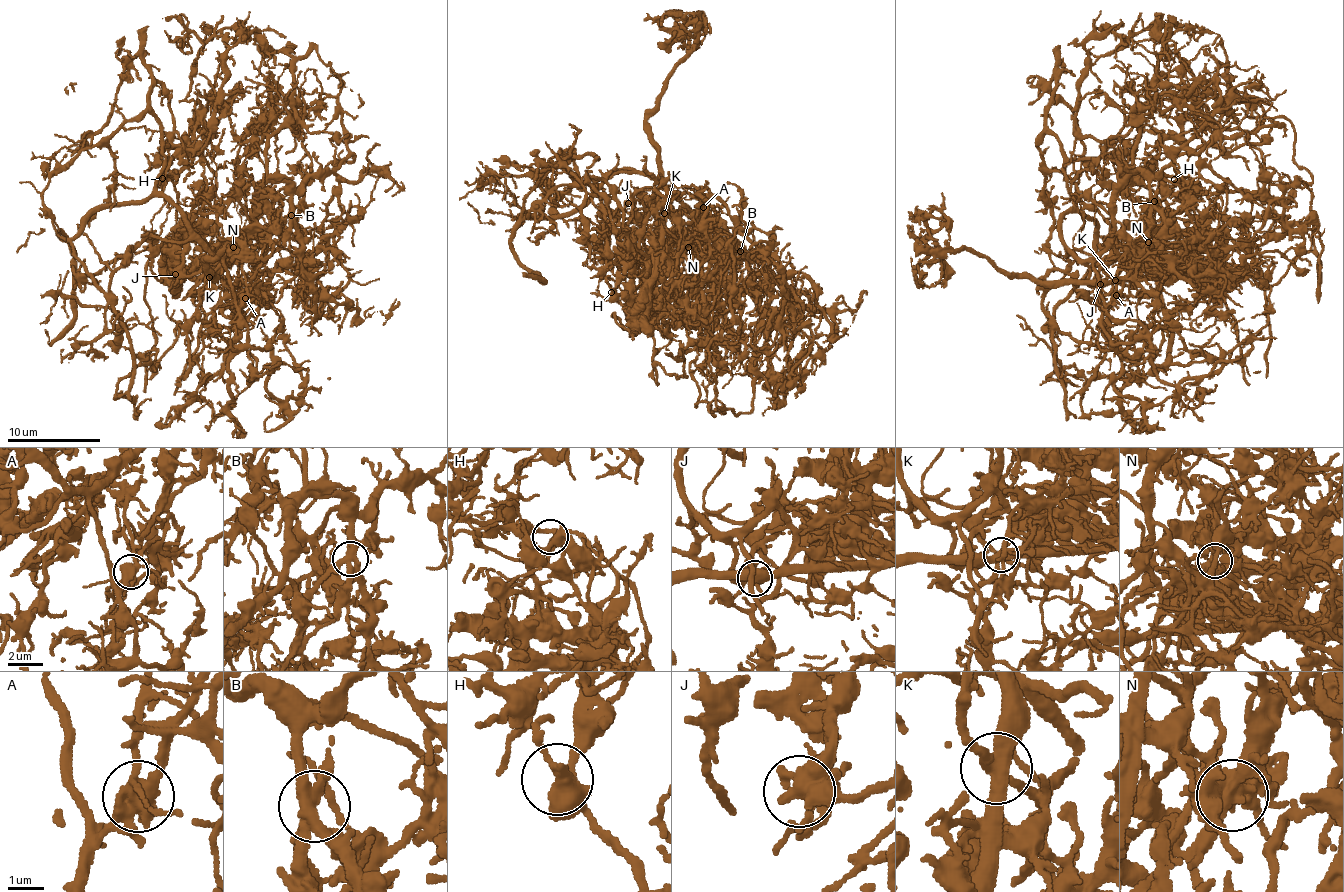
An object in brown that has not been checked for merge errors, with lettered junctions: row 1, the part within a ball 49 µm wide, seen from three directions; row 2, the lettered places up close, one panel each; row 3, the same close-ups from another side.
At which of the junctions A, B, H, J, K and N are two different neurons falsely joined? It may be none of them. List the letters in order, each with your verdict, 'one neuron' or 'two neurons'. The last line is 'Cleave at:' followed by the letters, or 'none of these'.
A: two neurons
B: two neurons
H: one neuron
J: one neuron
K: two neurons
N: two neurons
Cleave at: A, B, K, N

